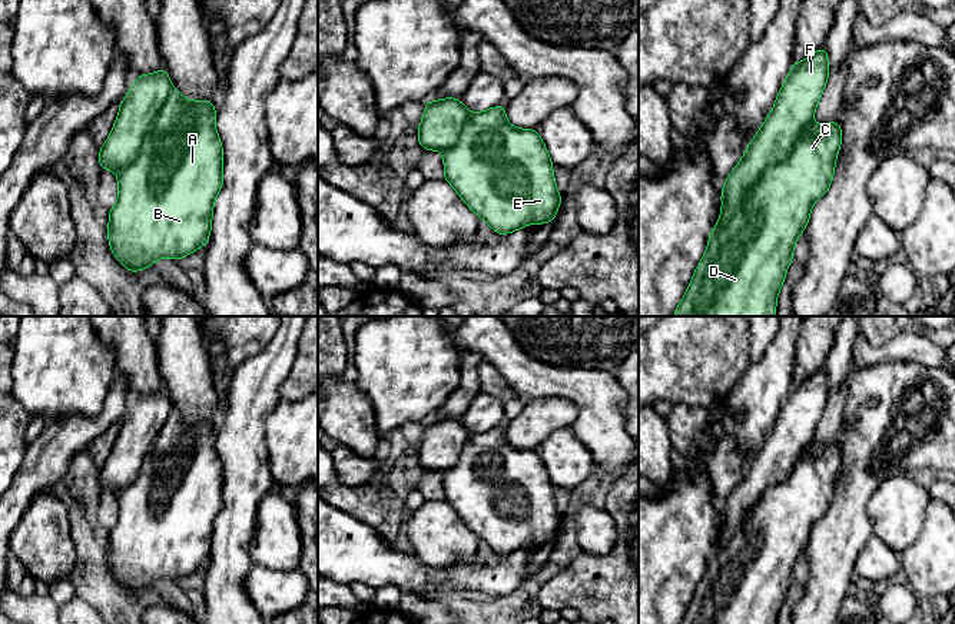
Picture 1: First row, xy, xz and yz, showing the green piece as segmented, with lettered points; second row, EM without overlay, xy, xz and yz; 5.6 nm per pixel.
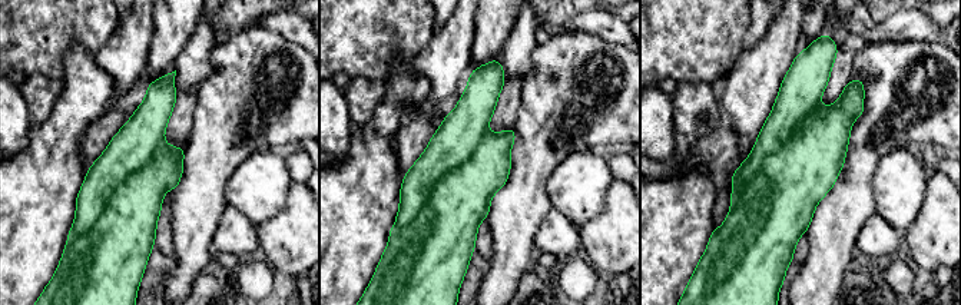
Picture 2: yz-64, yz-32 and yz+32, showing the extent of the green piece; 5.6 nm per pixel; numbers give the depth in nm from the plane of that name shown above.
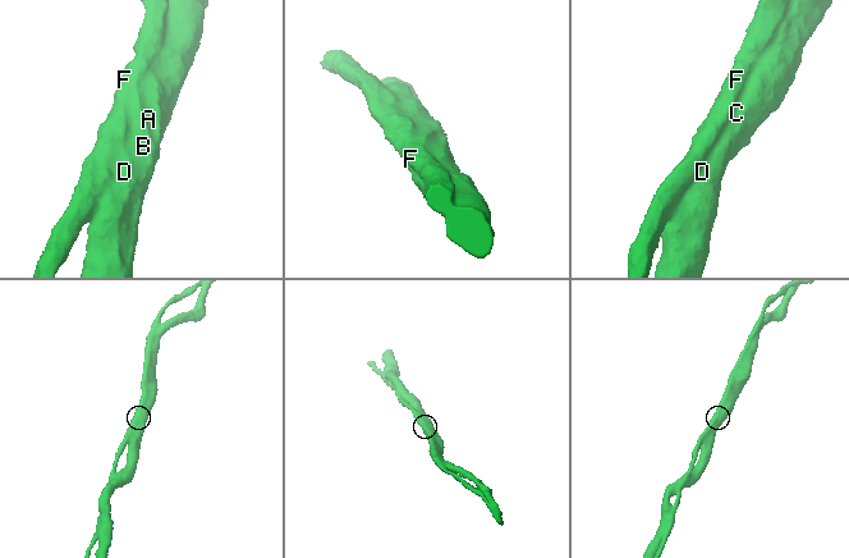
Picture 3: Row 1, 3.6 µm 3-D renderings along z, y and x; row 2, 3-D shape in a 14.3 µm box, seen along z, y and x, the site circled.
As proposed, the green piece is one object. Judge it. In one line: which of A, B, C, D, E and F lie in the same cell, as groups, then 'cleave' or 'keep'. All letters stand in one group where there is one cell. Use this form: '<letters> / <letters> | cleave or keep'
A B C D E F | keep

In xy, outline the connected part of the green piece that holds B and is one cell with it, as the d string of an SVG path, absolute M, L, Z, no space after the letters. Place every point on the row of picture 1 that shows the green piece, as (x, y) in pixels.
M165 69L135 79L127 96L119 103L115 126L99 152L100 170L117 175L119 198L110 208L107 239L116 259L129 270L150 268L156 259L179 260L206 246L212 229L215 198L223 186L223 149L215 127L212 100L186 100L172 87Z

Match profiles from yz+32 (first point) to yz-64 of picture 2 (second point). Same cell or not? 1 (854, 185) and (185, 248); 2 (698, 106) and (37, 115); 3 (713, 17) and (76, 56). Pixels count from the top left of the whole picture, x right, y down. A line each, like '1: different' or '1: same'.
1: same
2: same
3: different

